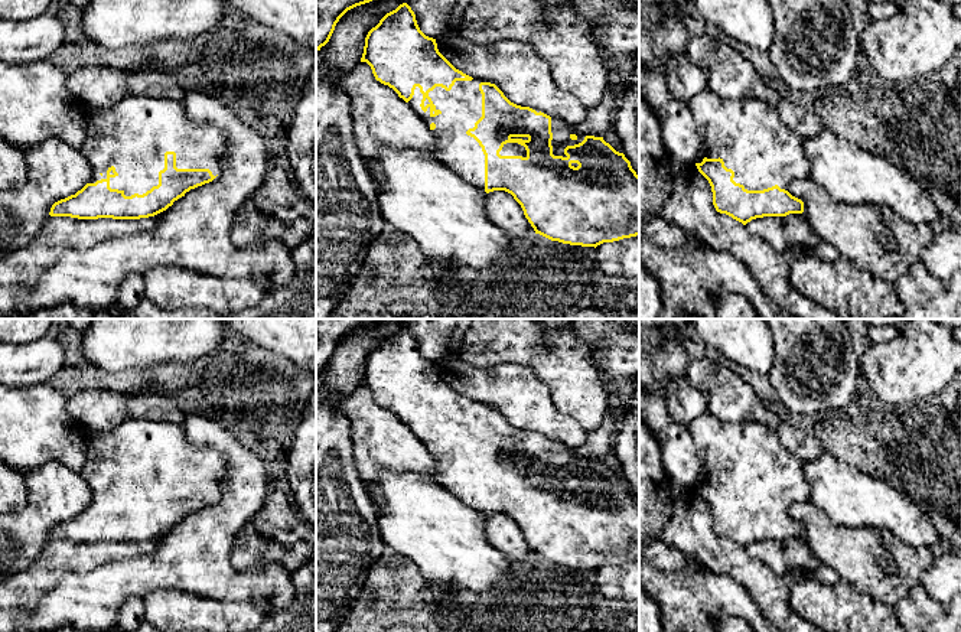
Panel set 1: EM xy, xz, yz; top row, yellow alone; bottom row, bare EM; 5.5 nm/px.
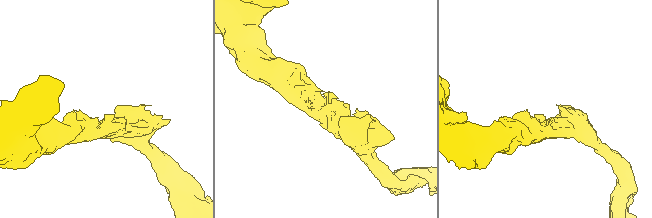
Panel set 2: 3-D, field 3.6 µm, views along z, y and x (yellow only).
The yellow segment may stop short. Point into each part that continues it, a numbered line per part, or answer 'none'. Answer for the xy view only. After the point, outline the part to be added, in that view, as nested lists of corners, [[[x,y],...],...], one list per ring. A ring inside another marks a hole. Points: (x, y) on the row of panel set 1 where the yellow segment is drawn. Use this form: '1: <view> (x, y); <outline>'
1: xy (133, 134); [[[131,95],[107,108],[91,110],[87,139],[79,150],[91,166],[89,183],[107,179],[107,170],[114,166],[118,175],[110,177],[110,188],[131,196],[159,185],[166,152],[176,153],[177,169],[209,169],[214,176],[219,175],[225,141],[227,136],[218,127],[193,123],[180,101]]]

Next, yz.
1: yz (749, 136); [[[710,89],[697,92],[688,102],[700,133],[701,150],[695,163],[707,159],[721,159],[734,172],[733,180],[747,190],[763,190],[778,185],[788,186],[801,179],[809,179],[809,160],[804,152],[804,139],[791,131],[765,100],[730,100]]]

